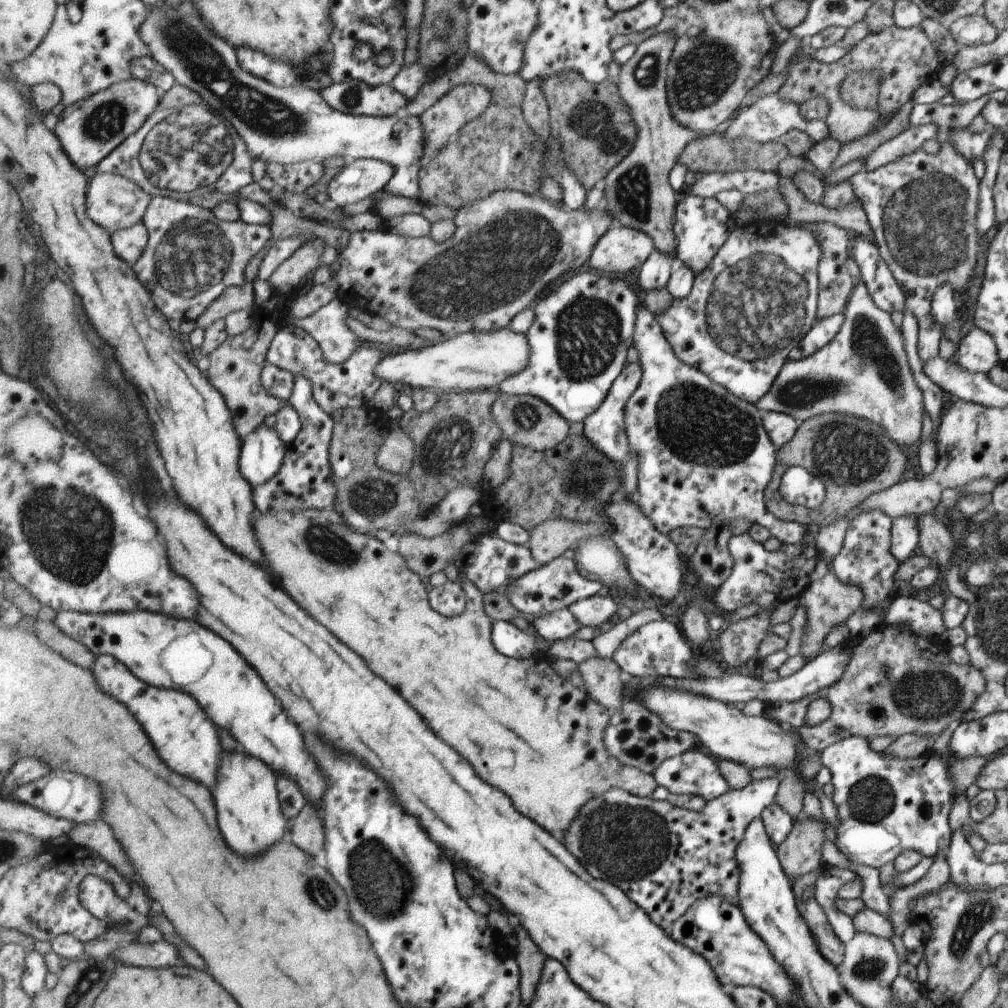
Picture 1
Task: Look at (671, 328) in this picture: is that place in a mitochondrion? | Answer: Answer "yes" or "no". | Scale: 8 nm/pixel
no

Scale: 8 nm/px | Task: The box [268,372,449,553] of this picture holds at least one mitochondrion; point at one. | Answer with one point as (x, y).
(370, 496)

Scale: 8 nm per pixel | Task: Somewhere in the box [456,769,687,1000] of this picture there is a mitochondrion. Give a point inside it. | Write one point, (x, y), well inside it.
(631, 838)

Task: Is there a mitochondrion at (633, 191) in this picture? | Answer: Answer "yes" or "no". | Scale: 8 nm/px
yes

